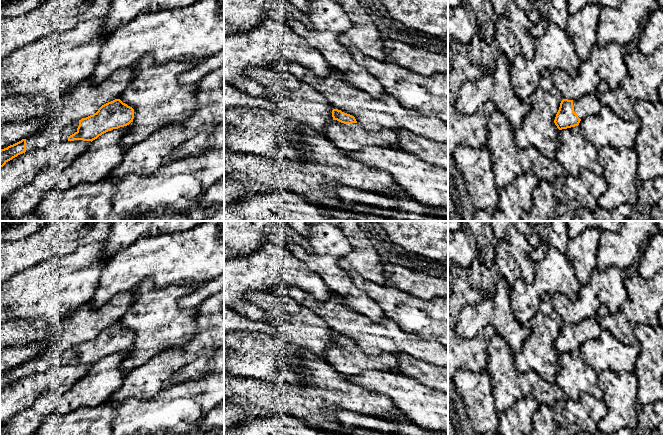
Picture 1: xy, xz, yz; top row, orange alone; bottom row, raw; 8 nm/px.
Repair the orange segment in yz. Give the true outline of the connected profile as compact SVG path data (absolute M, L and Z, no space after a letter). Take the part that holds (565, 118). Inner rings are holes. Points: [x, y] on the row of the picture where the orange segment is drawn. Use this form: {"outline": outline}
{"outline": "M596 93L586 94L575 100L563 99L554 123L559 130L578 126L582 119L597 114L601 107Z"}

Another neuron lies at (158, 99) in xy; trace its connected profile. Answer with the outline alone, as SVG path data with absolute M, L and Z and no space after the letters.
M146 55L134 64L134 78L117 98L134 109L134 119L130 123L132 127L121 140L125 151L145 140L156 130L166 125L182 122L198 107L196 93L200 88L199 83L181 85L178 82L179 75L191 70L196 63L169 61L159 65L152 56Z

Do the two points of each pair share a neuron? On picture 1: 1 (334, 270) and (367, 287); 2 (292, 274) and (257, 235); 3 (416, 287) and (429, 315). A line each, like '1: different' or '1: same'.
1: different
2: different
3: different

